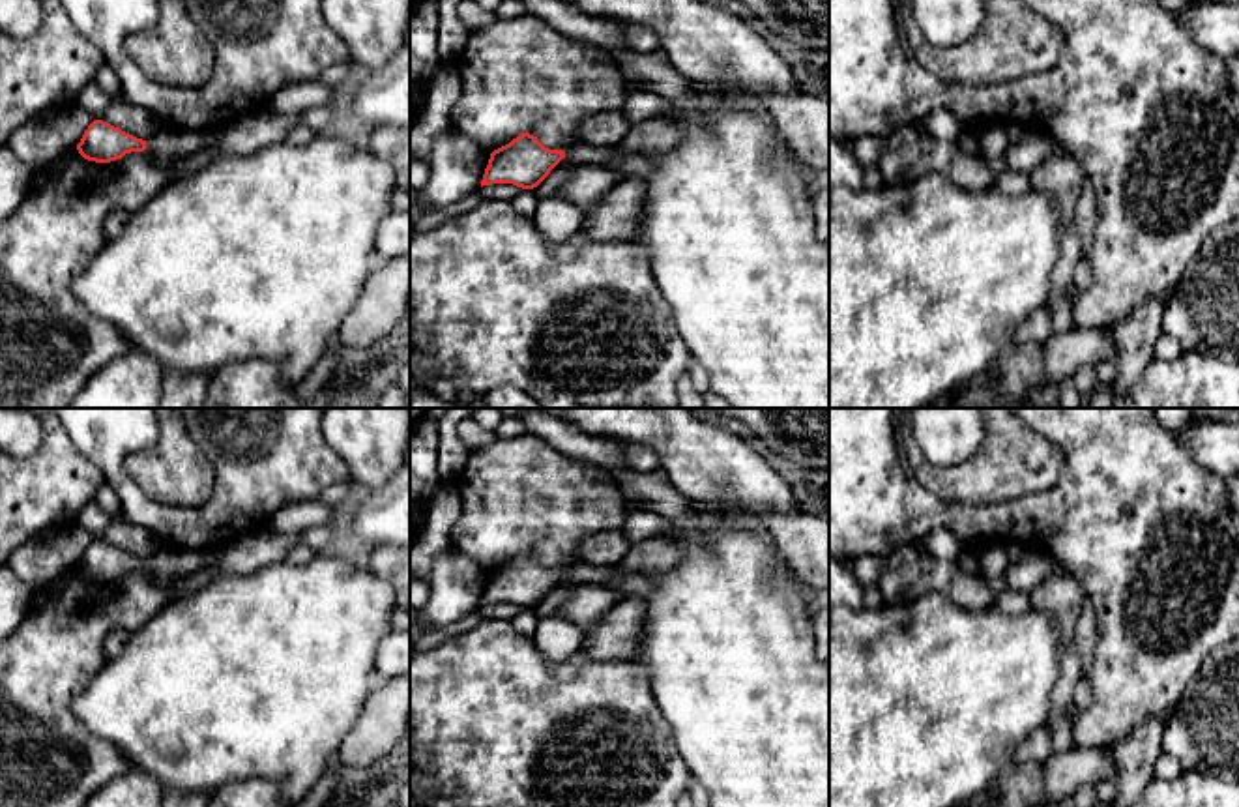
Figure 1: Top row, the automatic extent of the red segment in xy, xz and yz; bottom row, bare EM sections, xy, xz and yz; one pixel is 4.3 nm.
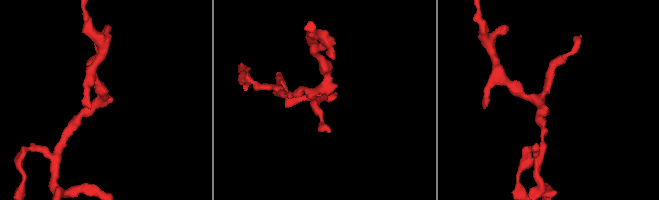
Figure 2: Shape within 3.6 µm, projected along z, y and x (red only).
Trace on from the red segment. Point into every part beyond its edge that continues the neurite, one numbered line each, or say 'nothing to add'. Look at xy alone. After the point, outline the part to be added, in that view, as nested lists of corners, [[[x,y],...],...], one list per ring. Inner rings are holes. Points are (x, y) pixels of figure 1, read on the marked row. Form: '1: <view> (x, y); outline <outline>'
1: xy (167, 143); outline [[[159,125],[157,131],[146,140],[146,150],[153,157],[172,163],[180,157],[197,154],[217,142],[217,131],[183,131],[170,125]]]

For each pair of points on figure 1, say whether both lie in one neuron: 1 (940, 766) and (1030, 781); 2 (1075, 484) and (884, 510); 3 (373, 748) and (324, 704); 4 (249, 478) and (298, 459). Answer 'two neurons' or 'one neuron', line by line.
1: two neurons
2: one neuron
3: two neurons
4: one neuron

